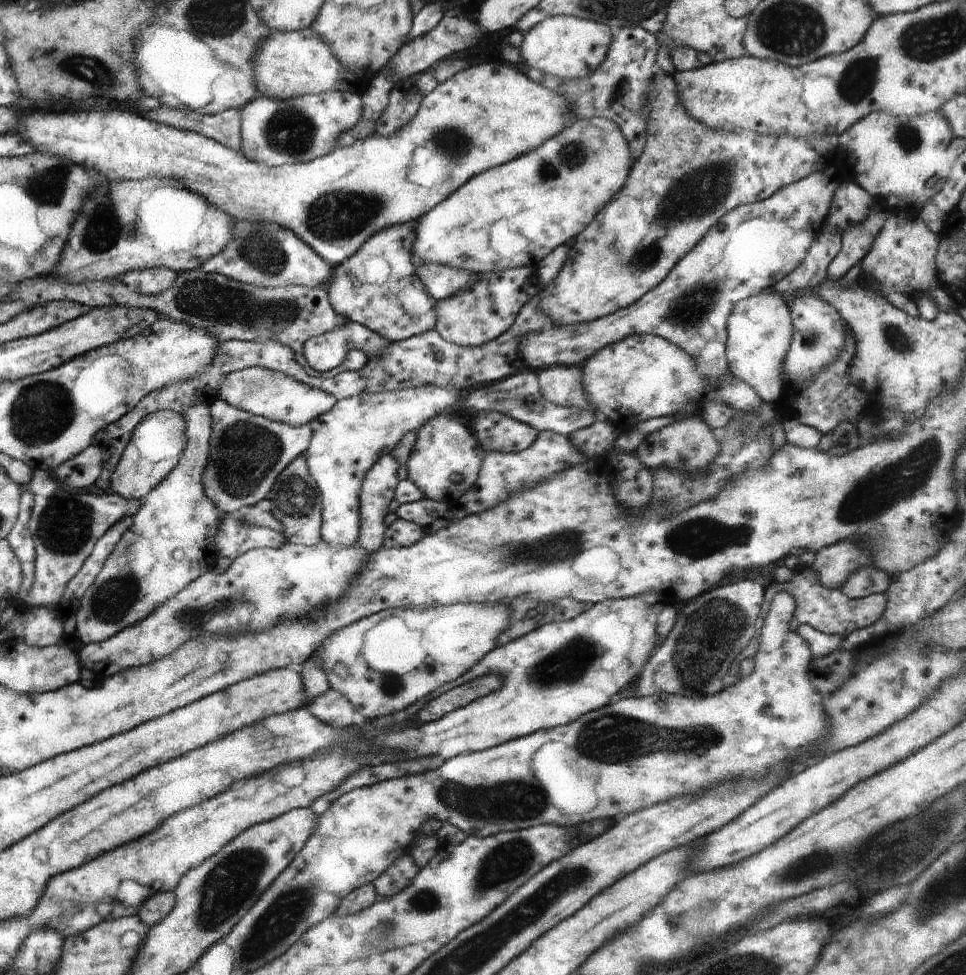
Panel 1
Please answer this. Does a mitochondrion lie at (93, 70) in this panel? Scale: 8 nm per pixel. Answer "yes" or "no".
yes

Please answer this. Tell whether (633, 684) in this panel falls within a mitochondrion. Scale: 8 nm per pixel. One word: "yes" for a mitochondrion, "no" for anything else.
no

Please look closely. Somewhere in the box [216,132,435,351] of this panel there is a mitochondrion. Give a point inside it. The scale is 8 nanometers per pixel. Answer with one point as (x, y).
(336, 215)

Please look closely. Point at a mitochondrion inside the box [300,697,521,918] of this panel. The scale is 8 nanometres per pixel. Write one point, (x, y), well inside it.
(426, 900)

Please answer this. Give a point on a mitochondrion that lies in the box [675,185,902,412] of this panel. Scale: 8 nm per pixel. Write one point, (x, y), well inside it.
(812, 339)

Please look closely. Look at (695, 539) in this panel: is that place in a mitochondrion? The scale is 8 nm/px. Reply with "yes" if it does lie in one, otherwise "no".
yes

